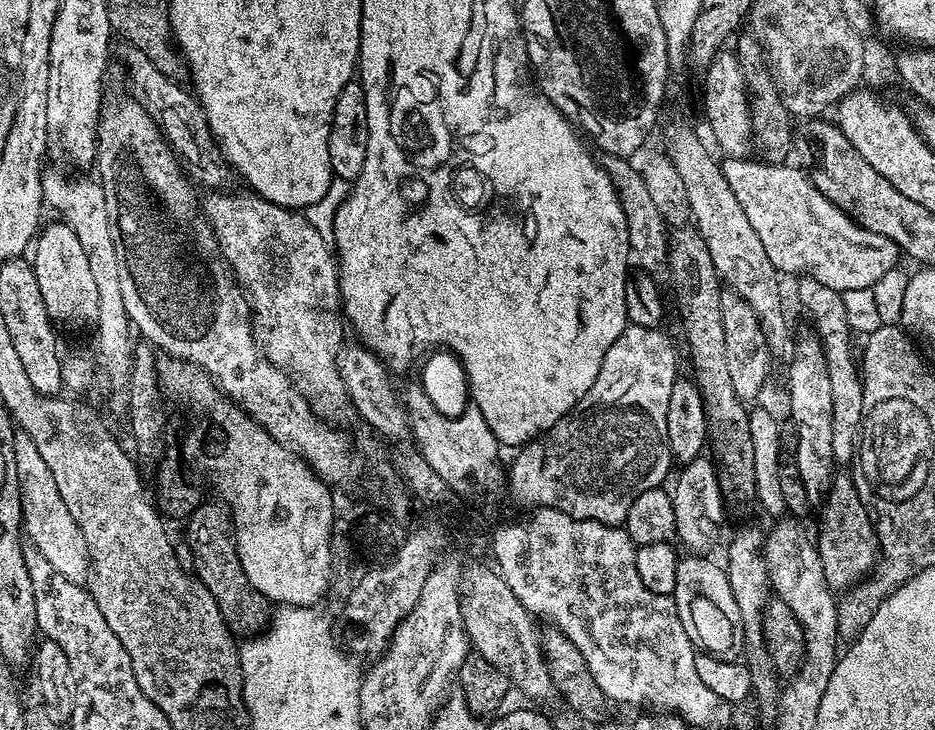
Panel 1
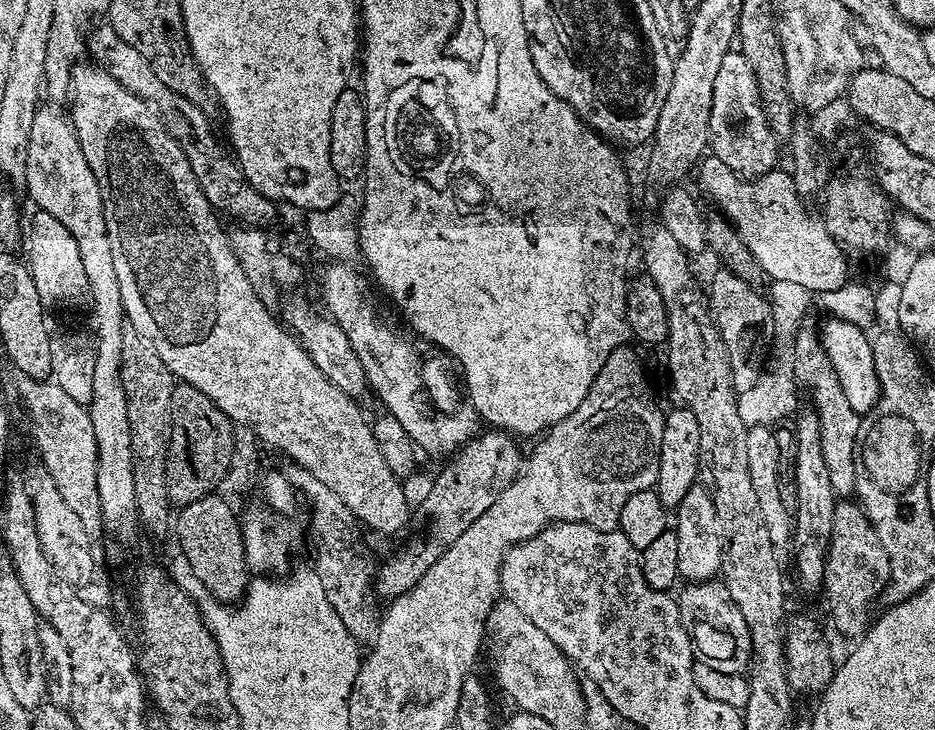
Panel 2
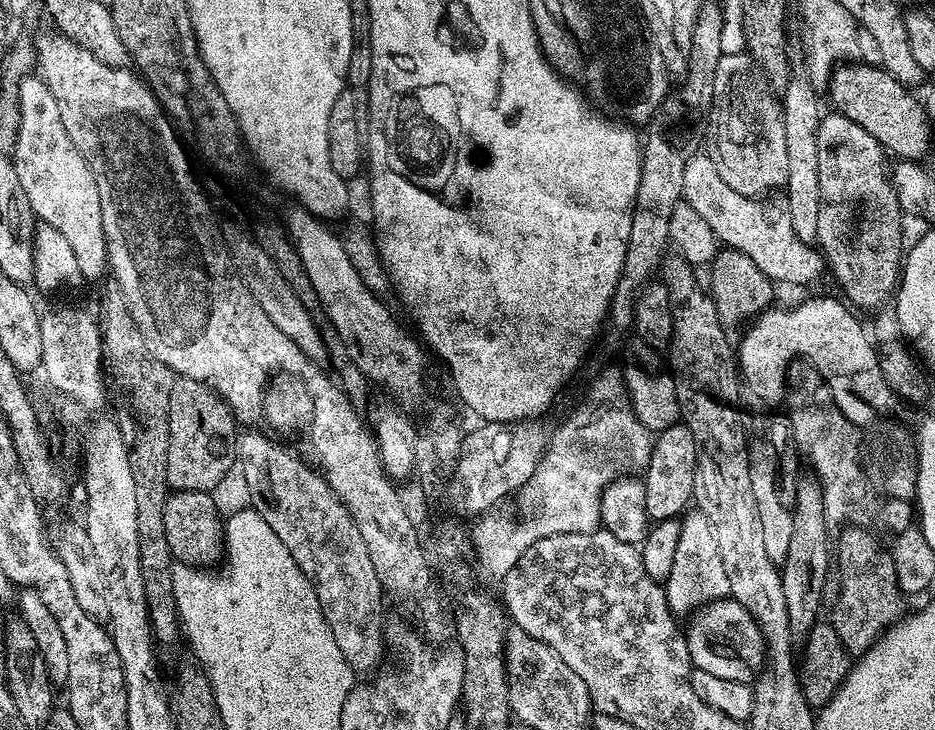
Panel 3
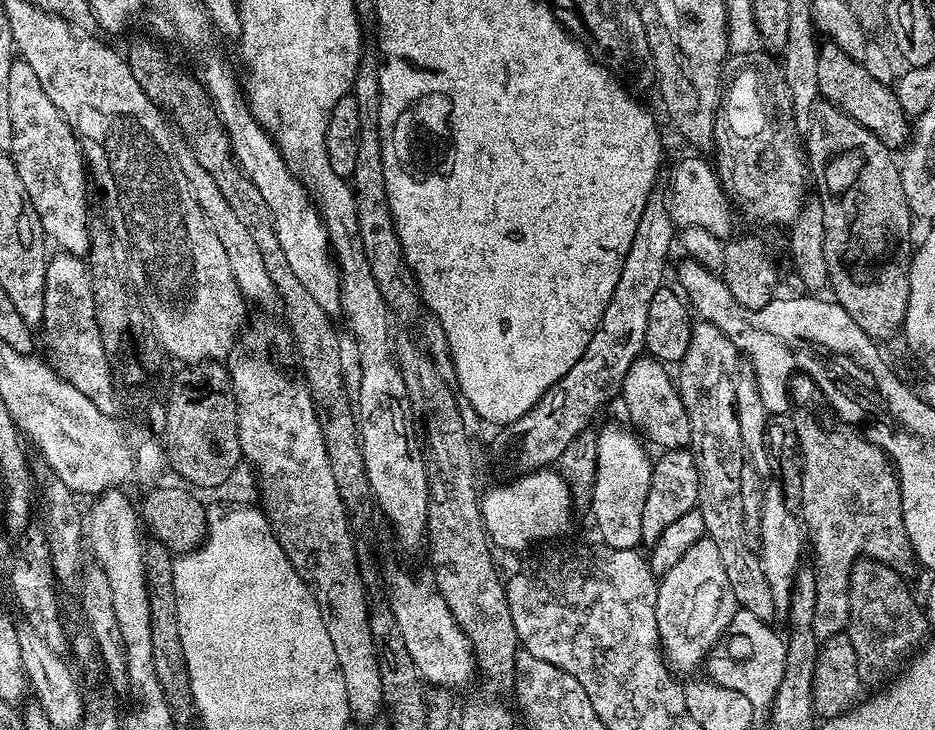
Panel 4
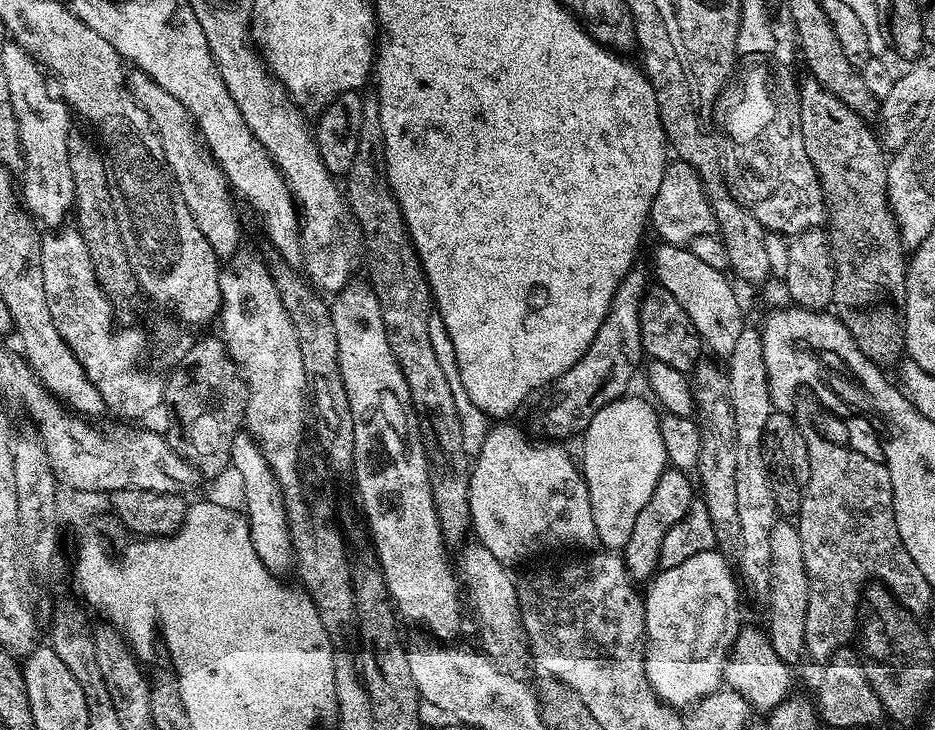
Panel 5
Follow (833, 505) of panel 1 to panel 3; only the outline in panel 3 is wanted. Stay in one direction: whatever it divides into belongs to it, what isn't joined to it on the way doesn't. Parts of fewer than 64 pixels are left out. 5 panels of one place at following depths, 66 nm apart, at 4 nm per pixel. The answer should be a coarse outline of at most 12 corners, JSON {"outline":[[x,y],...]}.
{"outline":[[848,526],[830,623],[853,657],[905,615],[891,551]]}

